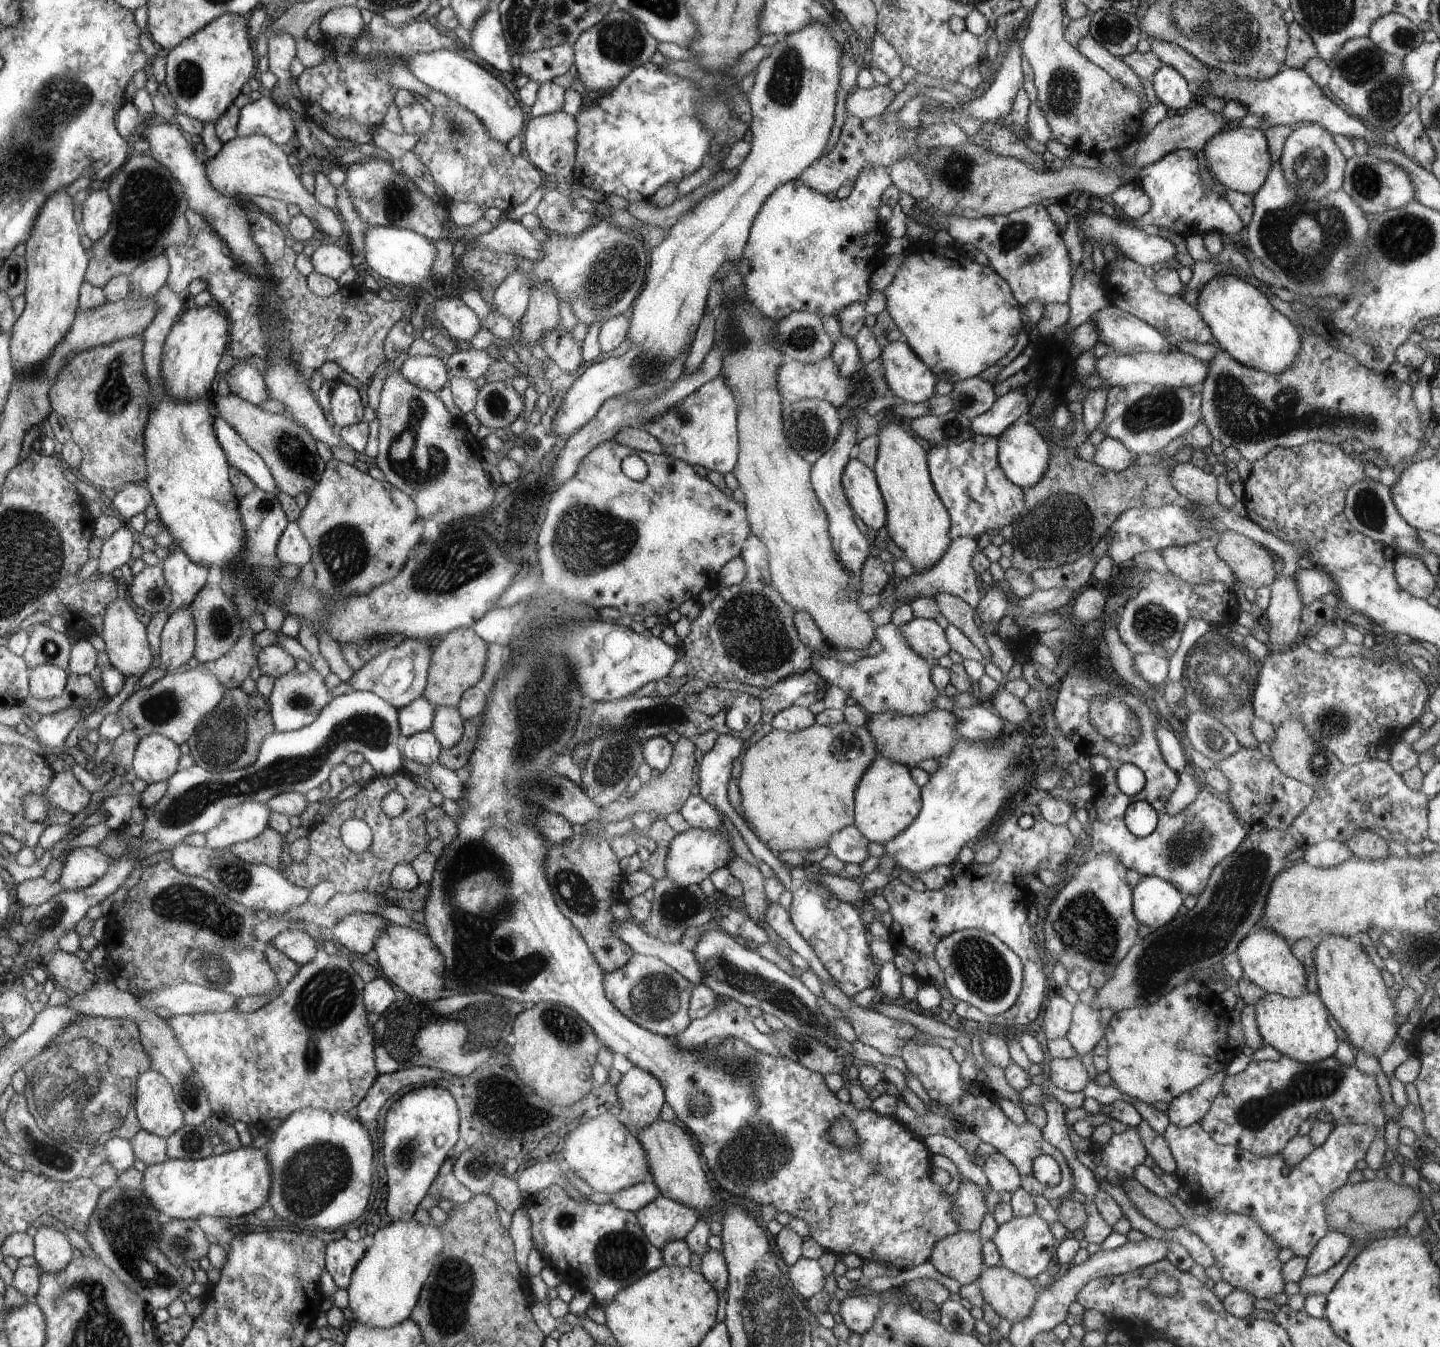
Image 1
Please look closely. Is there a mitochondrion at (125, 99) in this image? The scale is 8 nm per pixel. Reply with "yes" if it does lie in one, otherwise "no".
no

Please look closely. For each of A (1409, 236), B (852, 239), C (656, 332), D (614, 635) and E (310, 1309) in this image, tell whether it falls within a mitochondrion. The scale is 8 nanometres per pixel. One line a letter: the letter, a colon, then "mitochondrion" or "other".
A: mitochondrion
B: other
C: other
D: other
E: other

